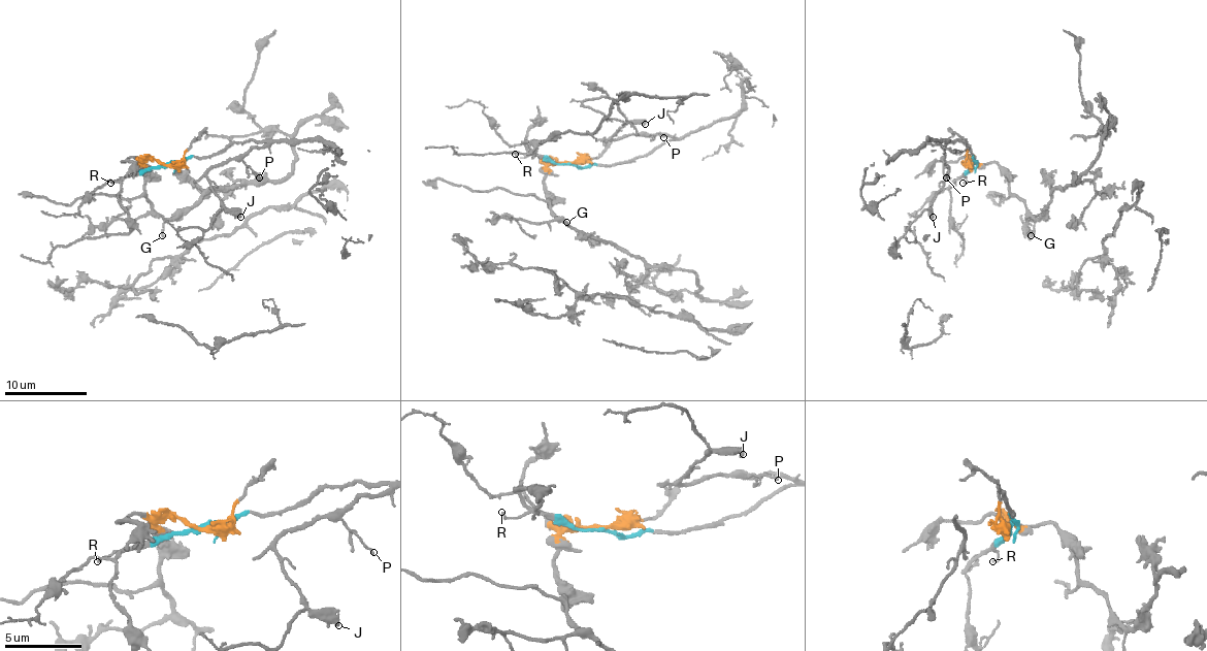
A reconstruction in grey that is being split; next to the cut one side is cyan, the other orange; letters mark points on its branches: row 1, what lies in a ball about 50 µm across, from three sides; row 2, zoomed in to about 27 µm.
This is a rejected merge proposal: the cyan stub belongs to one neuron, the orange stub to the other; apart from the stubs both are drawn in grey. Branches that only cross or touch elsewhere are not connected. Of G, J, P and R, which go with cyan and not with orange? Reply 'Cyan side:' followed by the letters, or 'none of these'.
Cyan side: J, P, R

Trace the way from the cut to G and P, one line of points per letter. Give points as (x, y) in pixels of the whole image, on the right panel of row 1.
G: (971, 164), (973, 160), (977, 164), (998, 164), (1006, 176), (1008, 189), (1035, 220), (1031, 236)
P: (973, 164), (971, 150), (965, 143), (950, 141), (942, 148), (946, 178)

